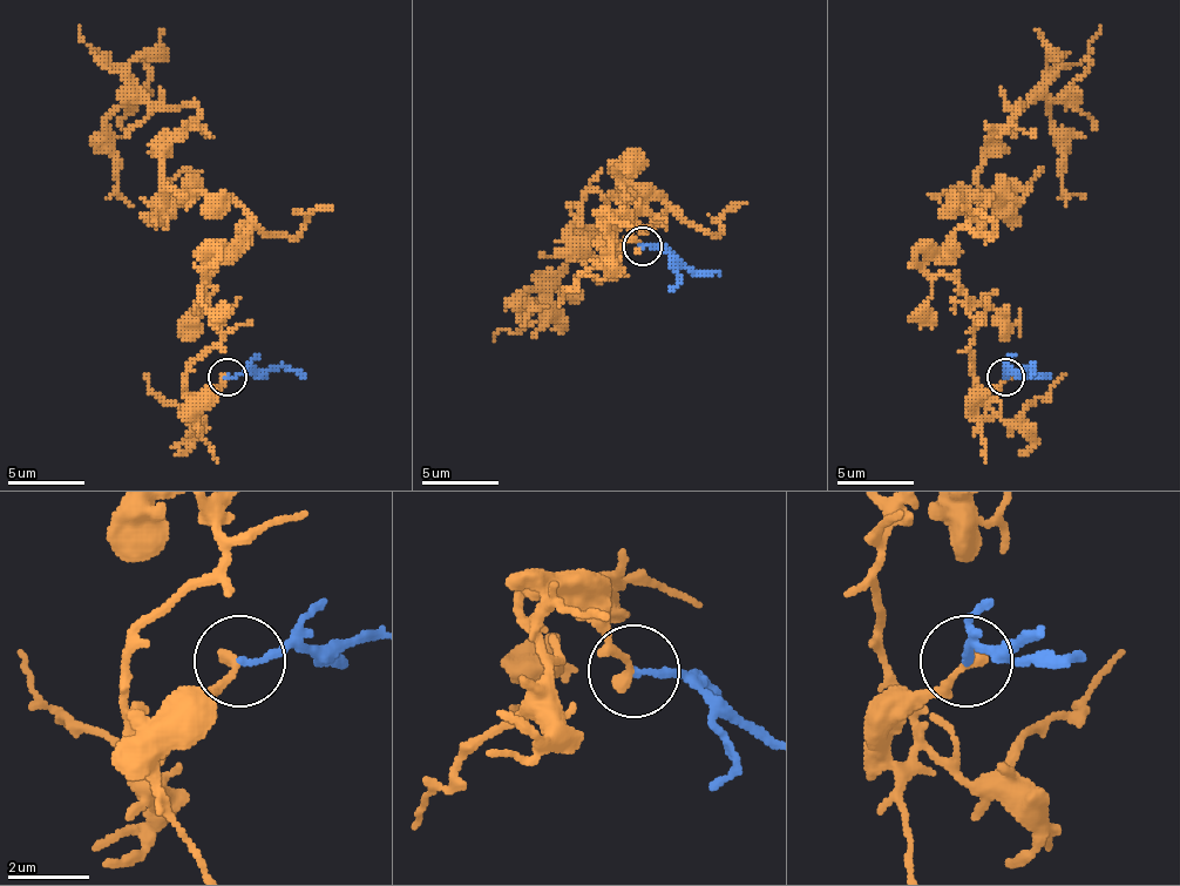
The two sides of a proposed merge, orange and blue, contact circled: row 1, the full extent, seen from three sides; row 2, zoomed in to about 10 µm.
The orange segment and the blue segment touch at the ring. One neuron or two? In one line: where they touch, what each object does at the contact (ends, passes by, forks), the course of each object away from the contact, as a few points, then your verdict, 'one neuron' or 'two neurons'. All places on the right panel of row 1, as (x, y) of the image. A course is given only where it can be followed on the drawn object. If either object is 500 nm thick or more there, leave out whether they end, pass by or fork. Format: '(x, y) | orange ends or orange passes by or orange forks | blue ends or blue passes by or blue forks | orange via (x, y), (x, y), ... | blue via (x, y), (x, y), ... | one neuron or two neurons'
(1005, 377) | orange ends | blue ends | orange via (1004, 378), (977, 397), (962, 290), (923, 266), (989, 198), (955, 187), (1038, 99), (1085, 198) | blue via (1004, 378), (1031, 366), (1031, 378) | two neurons

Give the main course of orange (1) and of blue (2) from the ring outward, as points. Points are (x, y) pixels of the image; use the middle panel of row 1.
1: (643, 245), (601, 222), (636, 214), (612, 164), (666, 214), (585, 195), (612, 256), (574, 249), (521, 325)
2: (643, 245), (666, 249), (697, 271), (719, 271)

